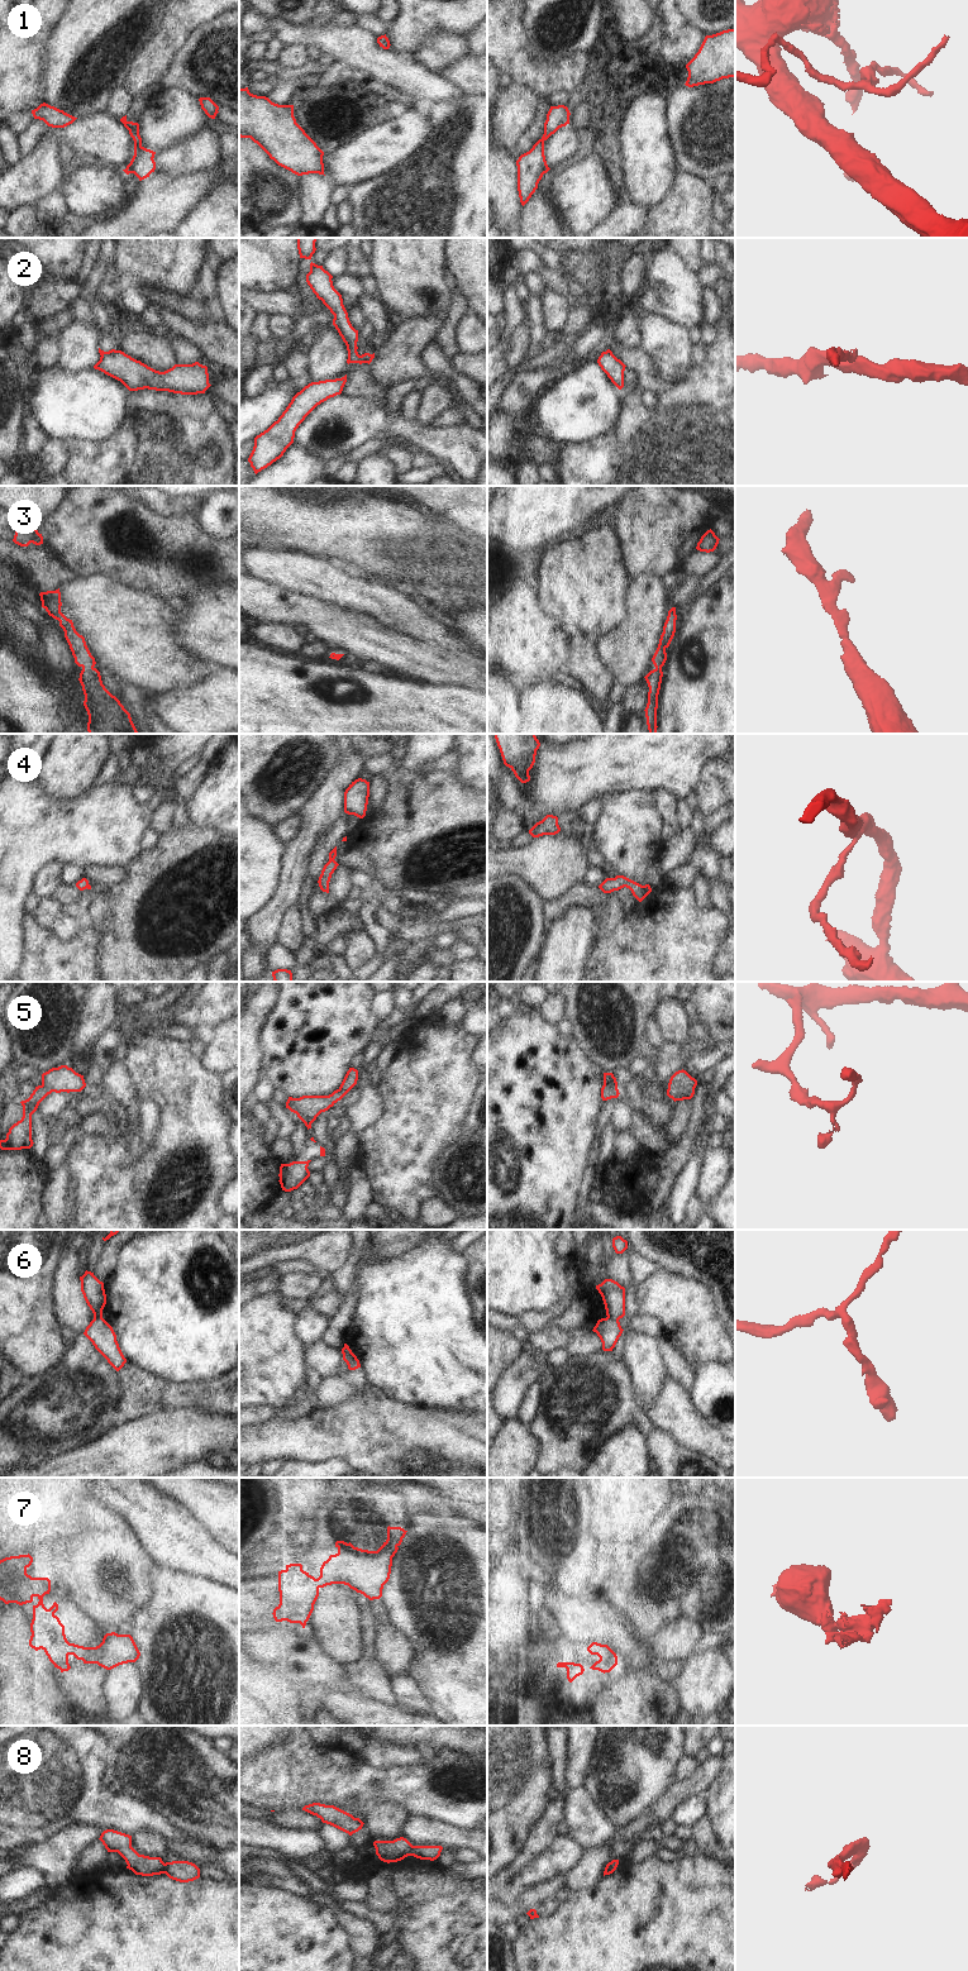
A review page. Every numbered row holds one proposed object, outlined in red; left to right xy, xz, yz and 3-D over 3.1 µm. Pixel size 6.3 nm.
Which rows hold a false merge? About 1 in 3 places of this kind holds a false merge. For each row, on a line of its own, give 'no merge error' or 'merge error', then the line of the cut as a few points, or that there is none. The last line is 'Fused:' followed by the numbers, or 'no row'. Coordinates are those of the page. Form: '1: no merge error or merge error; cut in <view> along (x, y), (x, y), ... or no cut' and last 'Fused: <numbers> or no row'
1: no merge error; no cut
2: merge error; cut in xz along (359, 356), (365, 362)
3: no merge error; no cut
4: no merge error; no cut
5: no merge error; no cut
6: merge error; cut in yz along (606, 1317), (618, 1321)
7: no merge error; no cut
8: merge error; cut in xy along (166, 1864), (163, 1872)
Fused: 2, 6, 8

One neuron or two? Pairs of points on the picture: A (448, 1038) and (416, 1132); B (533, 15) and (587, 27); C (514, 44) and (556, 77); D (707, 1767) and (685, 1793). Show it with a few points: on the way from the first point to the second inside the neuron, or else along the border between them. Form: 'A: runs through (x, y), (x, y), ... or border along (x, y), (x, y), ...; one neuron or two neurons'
A: runs through (434, 1062), (429, 1075), (424, 1108); one neuron
B: runs through (543, 29), (558, 47), (573, 42); one neuron
C: runs through (519, 57), (539, 77), (543, 77); one neuron
D: runs through (704, 1774), (691, 1786); one neuron

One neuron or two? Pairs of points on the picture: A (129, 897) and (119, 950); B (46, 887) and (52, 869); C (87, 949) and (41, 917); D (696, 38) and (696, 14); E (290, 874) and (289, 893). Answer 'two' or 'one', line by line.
A: one
B: one
C: two
D: two
E: one

